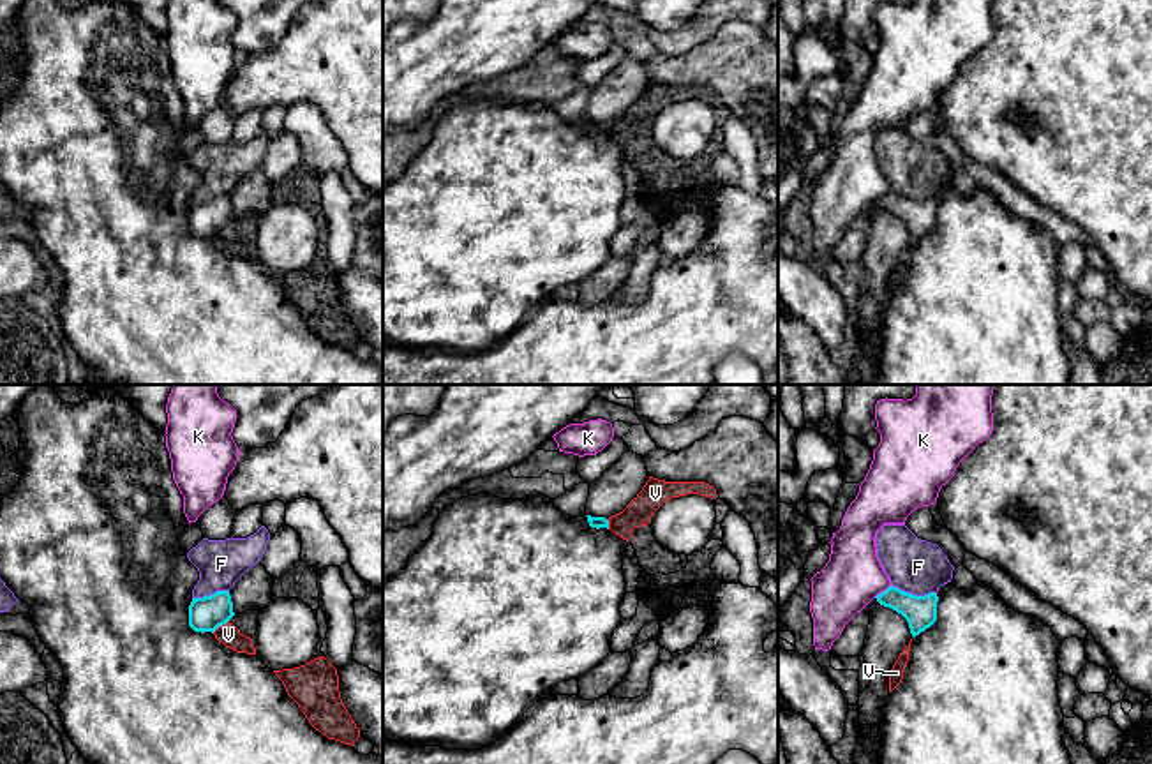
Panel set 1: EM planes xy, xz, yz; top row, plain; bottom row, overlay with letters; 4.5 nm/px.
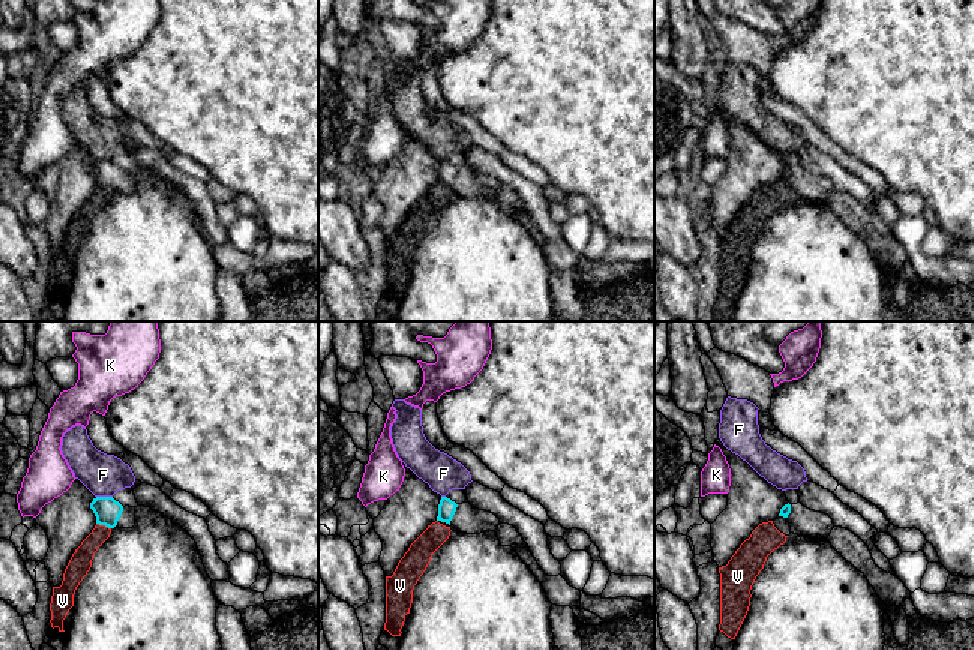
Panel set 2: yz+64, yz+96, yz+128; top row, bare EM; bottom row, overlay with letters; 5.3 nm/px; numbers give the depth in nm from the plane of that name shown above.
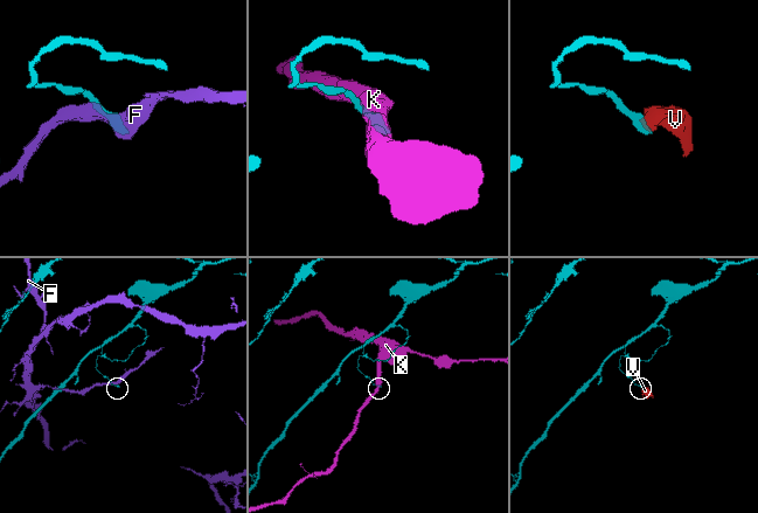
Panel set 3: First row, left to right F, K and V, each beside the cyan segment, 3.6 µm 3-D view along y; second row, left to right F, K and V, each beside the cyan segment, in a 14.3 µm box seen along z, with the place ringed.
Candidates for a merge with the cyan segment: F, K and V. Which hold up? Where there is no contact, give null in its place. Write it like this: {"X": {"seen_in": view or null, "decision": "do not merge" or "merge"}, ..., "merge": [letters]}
{"F": {"seen_in": "yz", "decision": "do not merge"}, "K": {"seen_in": "yz", "decision": "do not merge"}, "V": {"seen_in": "xy", "decision": "do not merge"}, "merge": []}

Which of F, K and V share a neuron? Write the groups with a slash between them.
F / K / V

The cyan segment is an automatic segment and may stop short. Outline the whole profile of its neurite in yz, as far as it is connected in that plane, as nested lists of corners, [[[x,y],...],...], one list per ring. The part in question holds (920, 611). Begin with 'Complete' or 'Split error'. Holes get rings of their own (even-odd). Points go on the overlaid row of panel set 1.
Complete. [[[889,586],[875,598],[880,605],[896,610],[907,619],[912,637],[919,635],[937,621],[937,593],[916,596]]]

